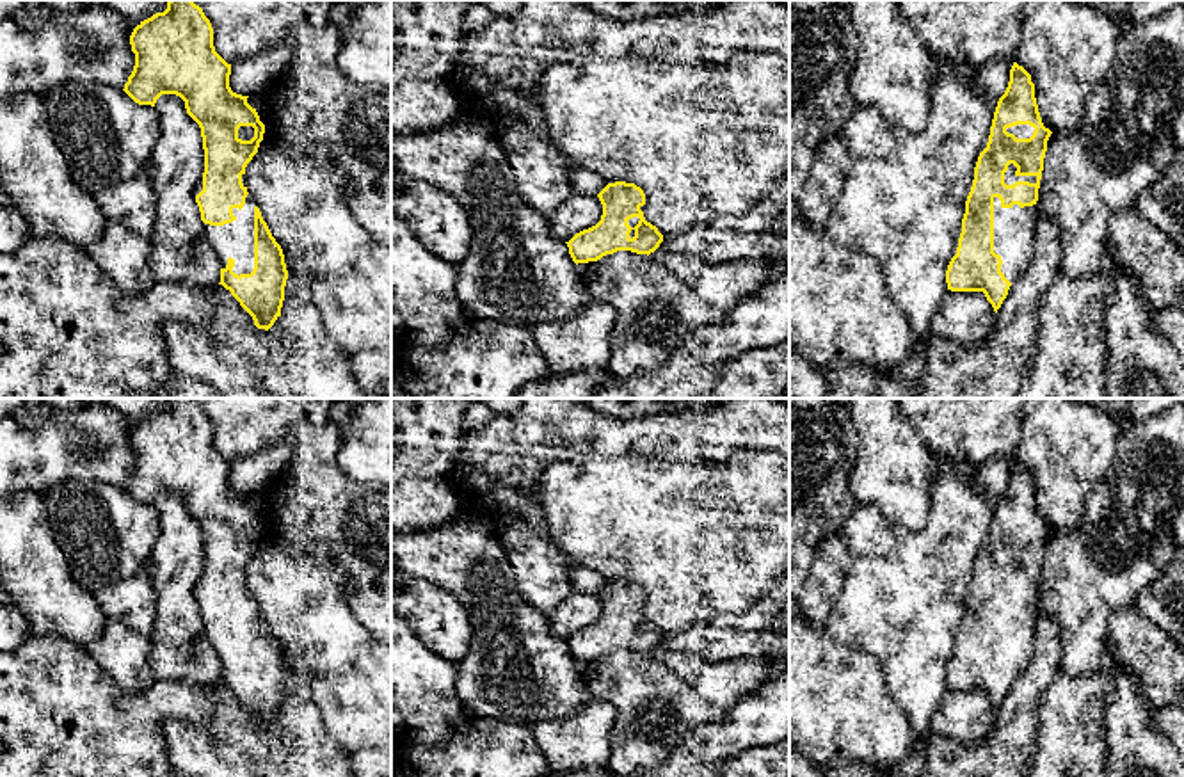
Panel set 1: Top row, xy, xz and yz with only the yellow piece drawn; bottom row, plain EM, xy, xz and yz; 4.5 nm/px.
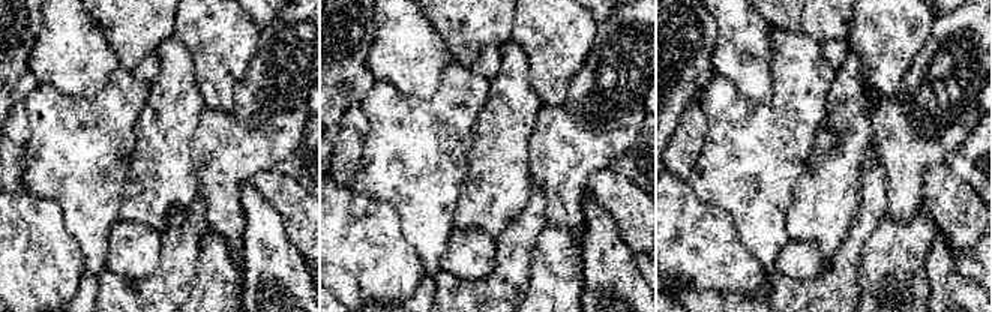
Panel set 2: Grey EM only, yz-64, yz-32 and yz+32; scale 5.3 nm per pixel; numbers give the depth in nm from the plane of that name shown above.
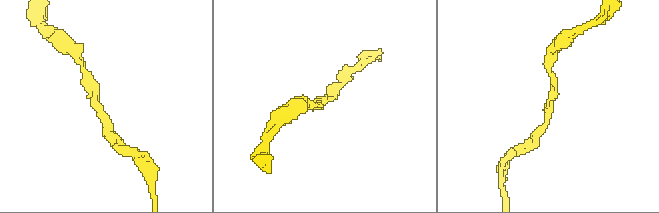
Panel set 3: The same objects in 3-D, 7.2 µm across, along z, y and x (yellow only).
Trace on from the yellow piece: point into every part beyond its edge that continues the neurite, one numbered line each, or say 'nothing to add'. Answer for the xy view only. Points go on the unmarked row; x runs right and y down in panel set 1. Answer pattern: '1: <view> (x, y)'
1: xy (235, 639)

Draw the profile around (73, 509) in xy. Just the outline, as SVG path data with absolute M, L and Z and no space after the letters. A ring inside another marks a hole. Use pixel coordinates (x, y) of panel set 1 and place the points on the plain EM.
M60 482L44 494L44 510L75 581L87 592L142 571L160 535L158 510L105 482Z

